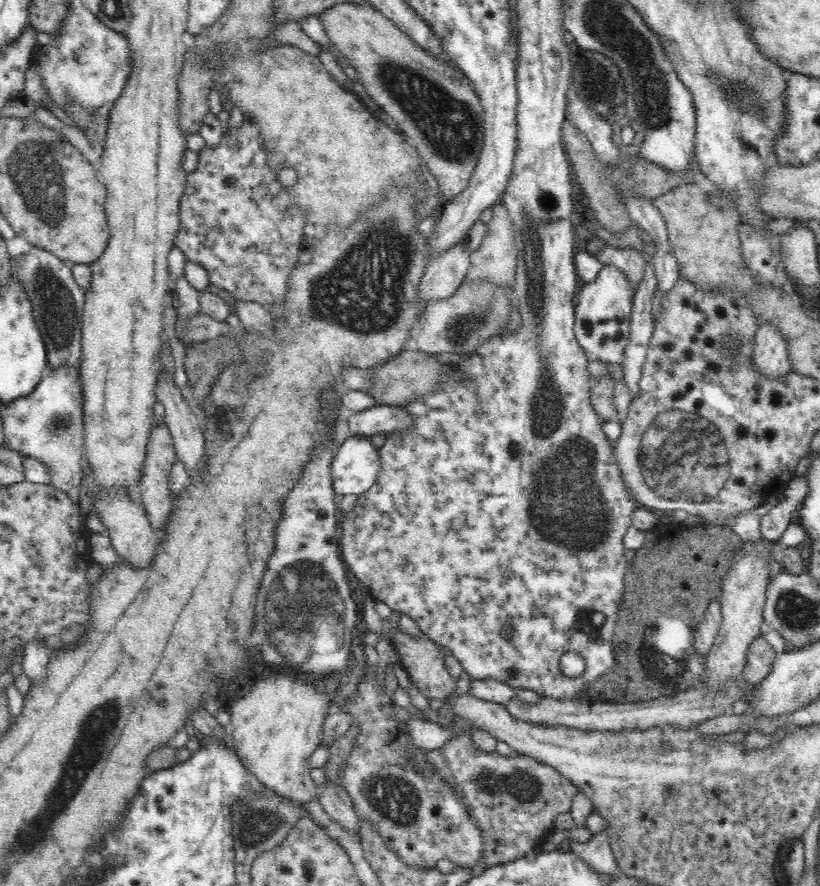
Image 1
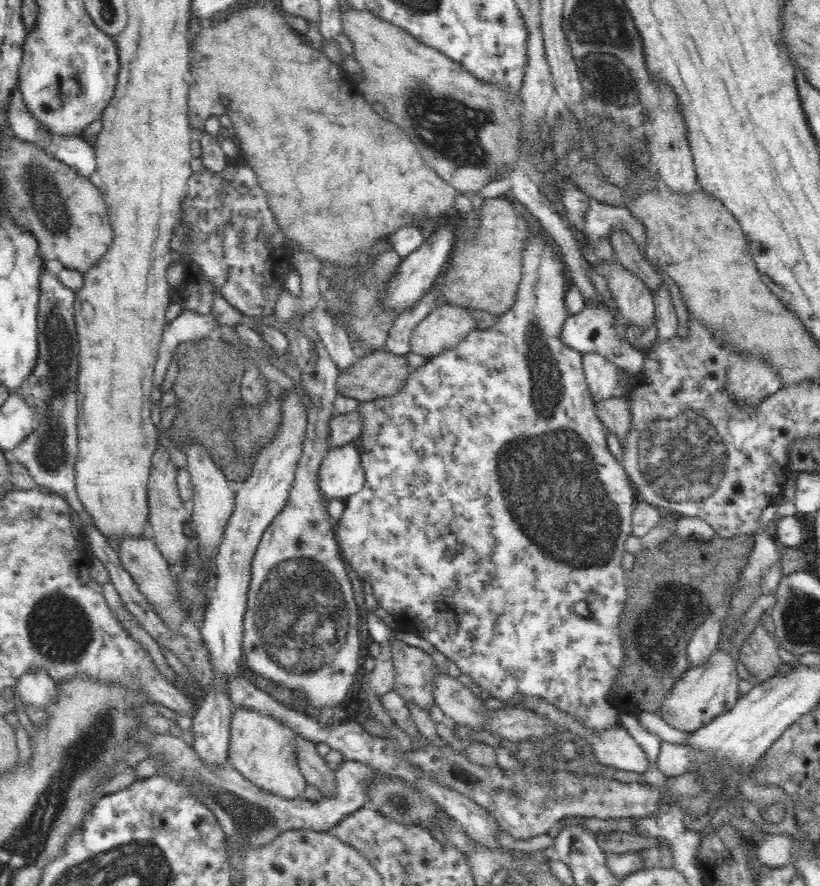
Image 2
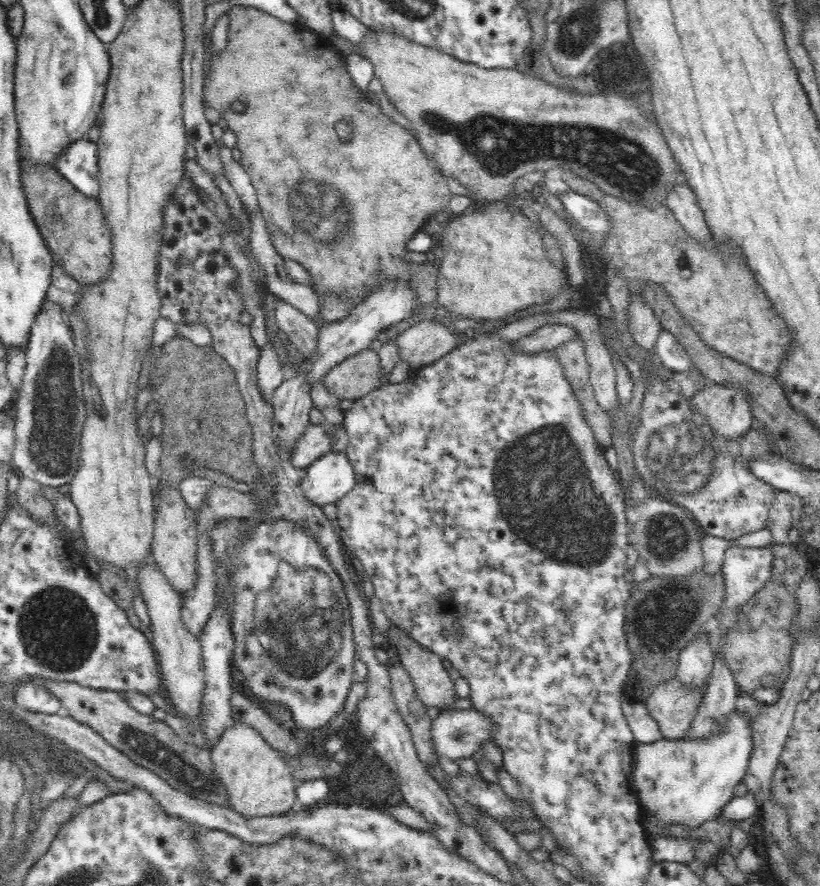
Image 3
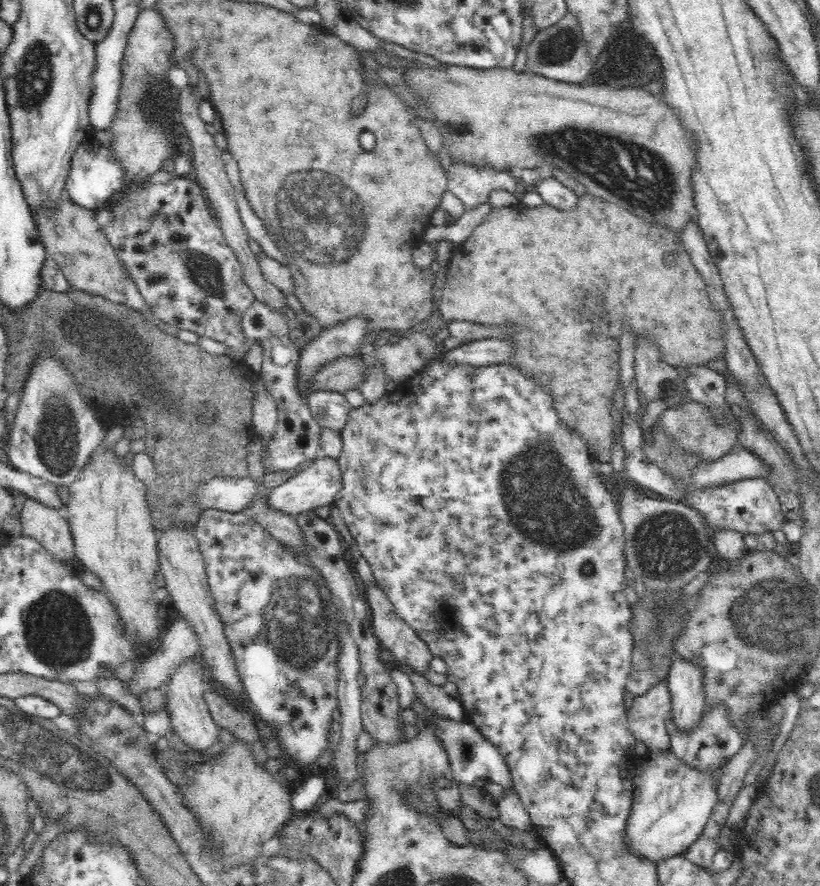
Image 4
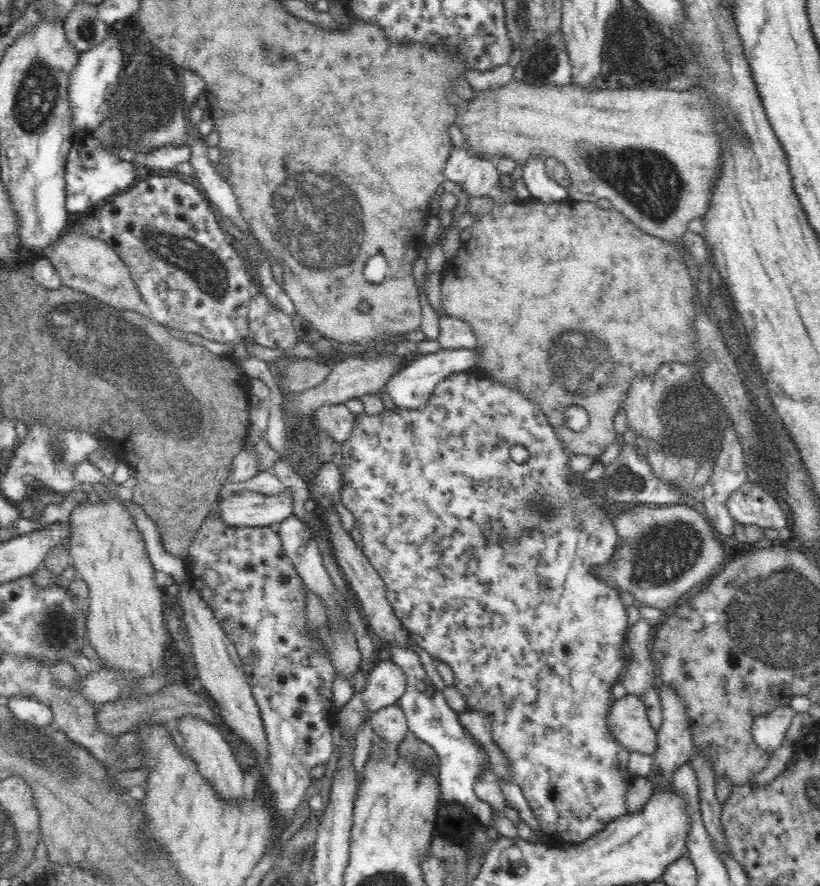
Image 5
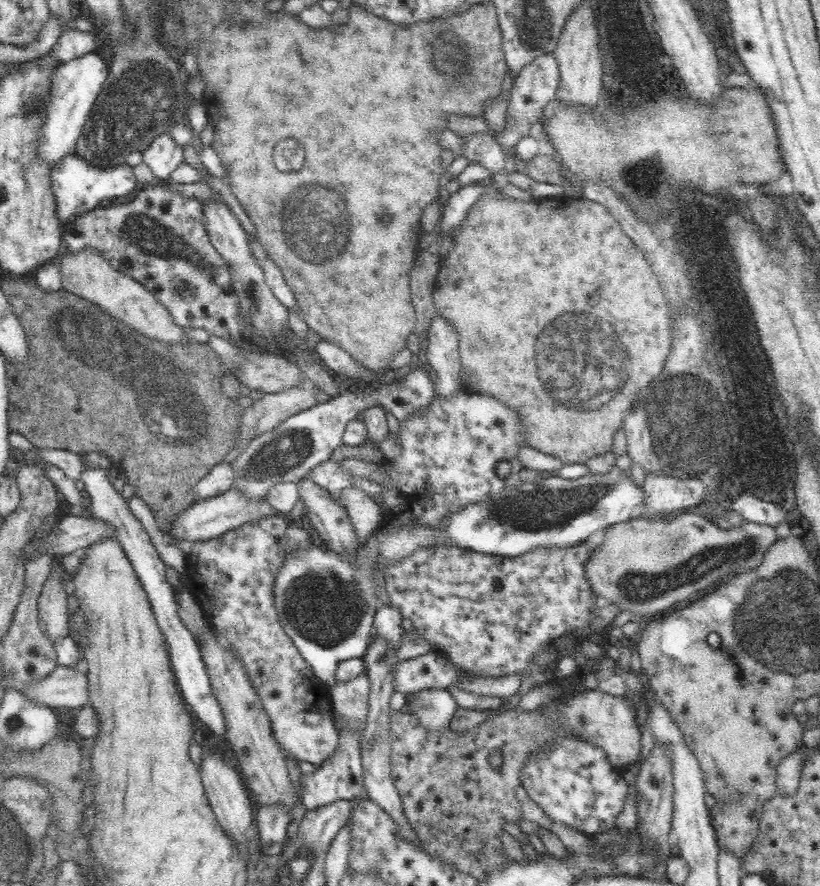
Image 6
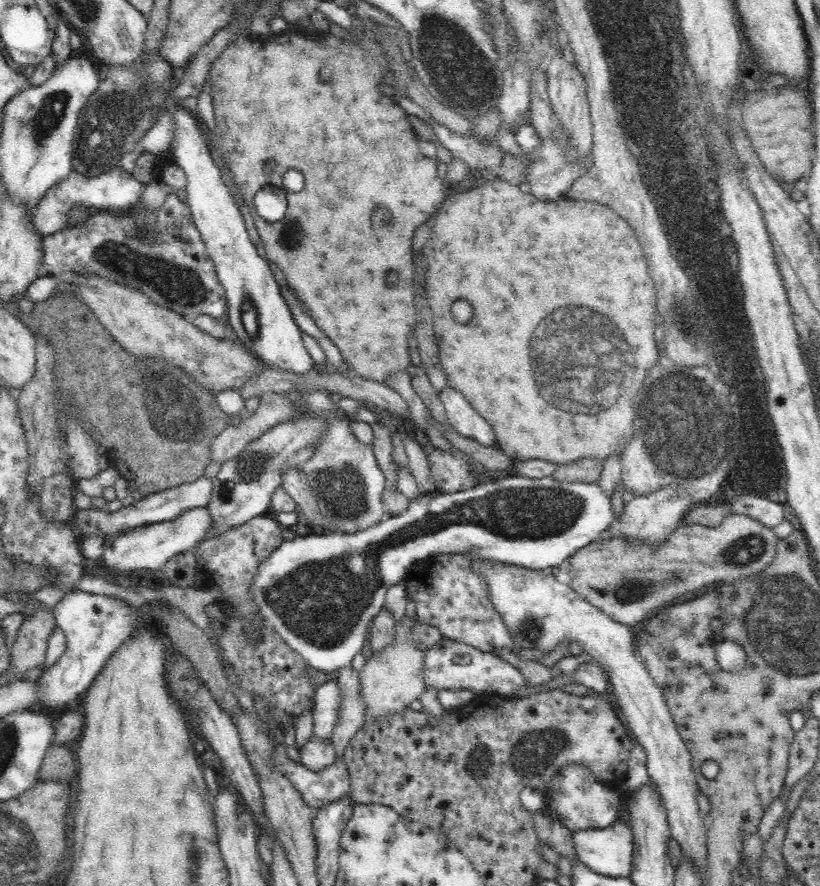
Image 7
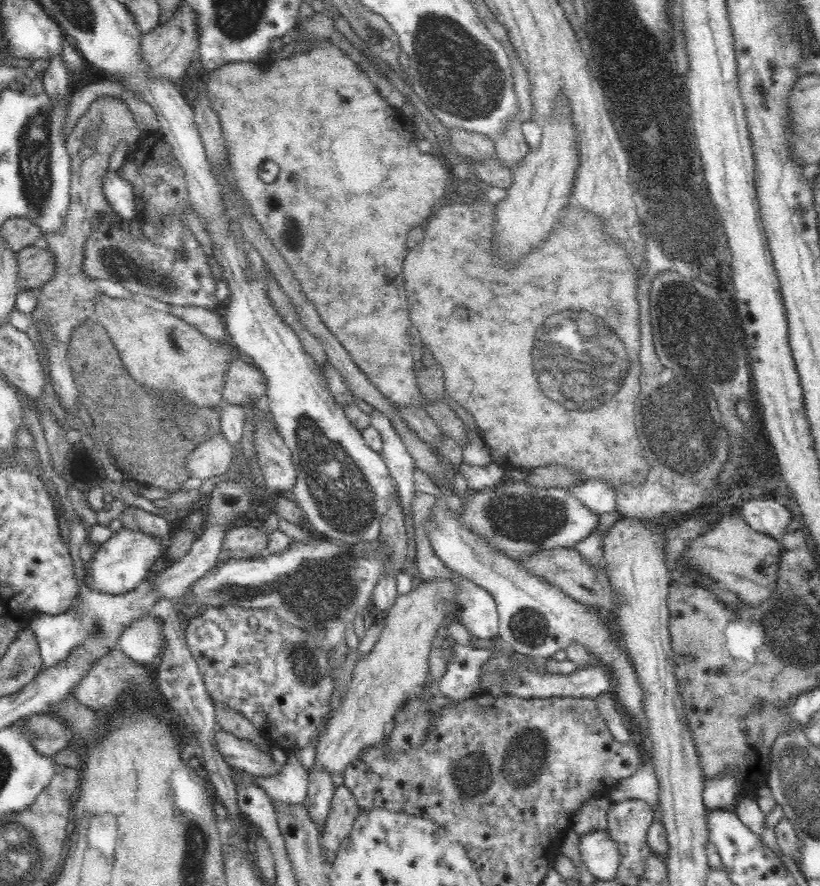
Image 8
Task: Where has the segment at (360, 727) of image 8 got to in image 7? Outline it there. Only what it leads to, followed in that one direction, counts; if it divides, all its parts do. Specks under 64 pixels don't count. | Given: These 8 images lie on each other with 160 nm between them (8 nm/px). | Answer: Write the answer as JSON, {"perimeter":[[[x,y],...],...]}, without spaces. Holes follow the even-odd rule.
{"perimeter":[[[404,616],[396,624],[394,642],[378,651],[376,656],[368,656],[362,672],[359,672],[362,681],[361,697],[366,707],[365,724],[370,720],[381,720],[384,714],[390,712],[402,713],[413,700],[419,699],[420,695],[426,692],[423,676],[425,651],[416,647],[412,637],[412,628],[416,628],[418,624],[417,616]]]}

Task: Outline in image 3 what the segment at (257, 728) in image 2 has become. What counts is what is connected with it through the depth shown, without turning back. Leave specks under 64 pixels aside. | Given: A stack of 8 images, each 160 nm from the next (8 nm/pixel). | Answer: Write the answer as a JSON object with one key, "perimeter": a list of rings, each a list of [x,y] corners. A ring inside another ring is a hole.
{"perimeter":[[[232,721],[210,751],[212,764],[227,792],[227,804],[246,818],[284,815],[298,802],[295,785],[300,776],[256,729]]]}

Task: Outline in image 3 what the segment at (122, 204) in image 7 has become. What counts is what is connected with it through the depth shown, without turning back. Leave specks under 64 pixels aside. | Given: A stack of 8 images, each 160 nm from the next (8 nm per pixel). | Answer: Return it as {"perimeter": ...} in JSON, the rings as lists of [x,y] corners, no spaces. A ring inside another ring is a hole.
{"perimeter":[[[87,138],[72,143],[57,159],[55,168],[79,192],[90,198],[99,199],[97,144]]]}

